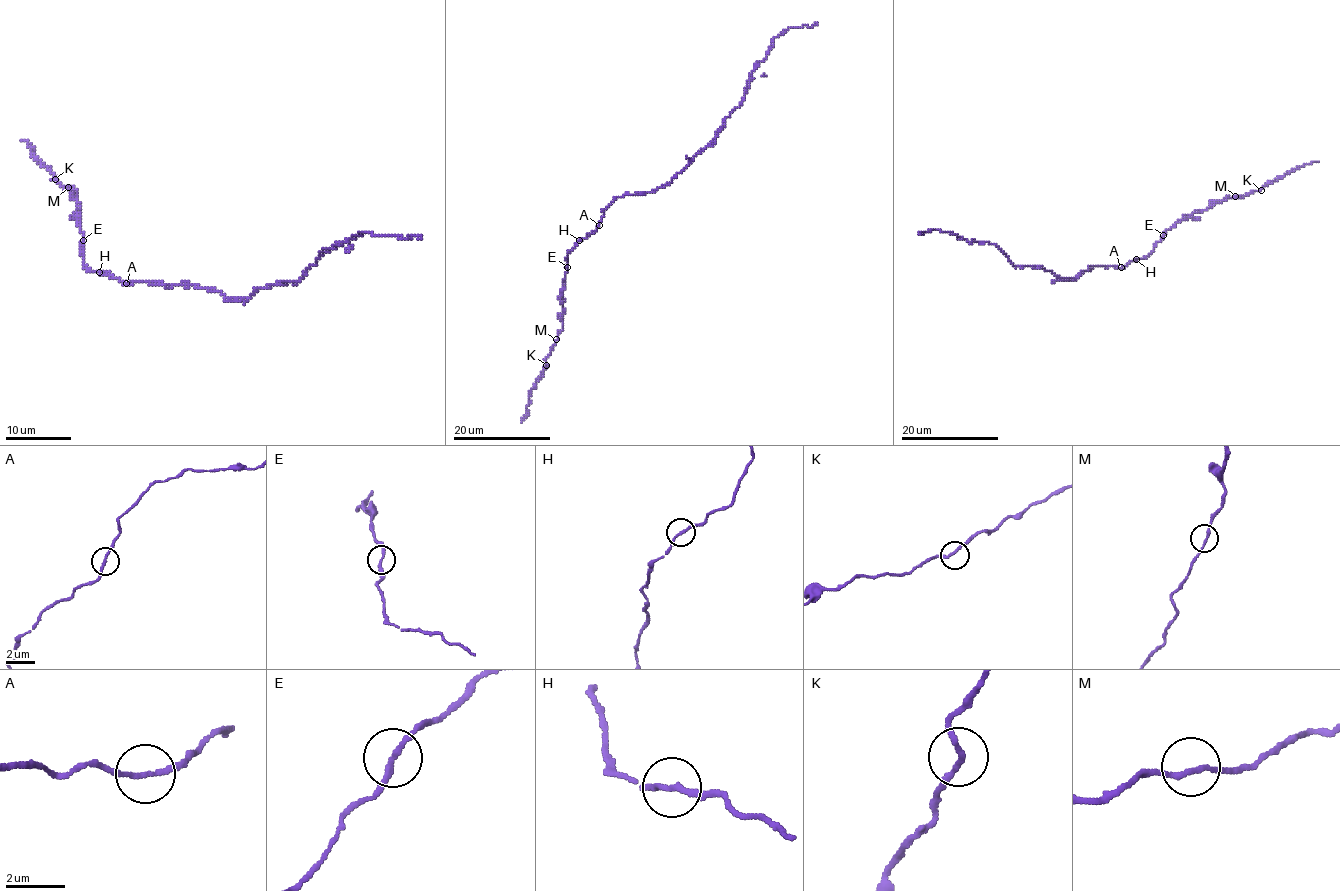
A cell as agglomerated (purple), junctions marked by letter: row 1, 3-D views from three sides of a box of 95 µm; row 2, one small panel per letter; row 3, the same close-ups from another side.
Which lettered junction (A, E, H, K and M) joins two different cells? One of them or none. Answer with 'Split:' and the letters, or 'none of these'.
Split: none of these

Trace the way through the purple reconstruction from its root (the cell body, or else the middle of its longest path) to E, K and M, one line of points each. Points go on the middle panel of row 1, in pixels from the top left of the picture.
E: (619, 196), (603, 211), (597, 229), (581, 238), (569, 251), (567, 267)
K: (619, 196), (603, 211), (597, 229), (581, 238), (568, 253), (562, 292), (563, 327), (545, 359), (546, 365)
M: (619, 196), (603, 211), (597, 229), (581, 238), (568, 253), (568, 270), (562, 292), (563, 327), (556, 339)

